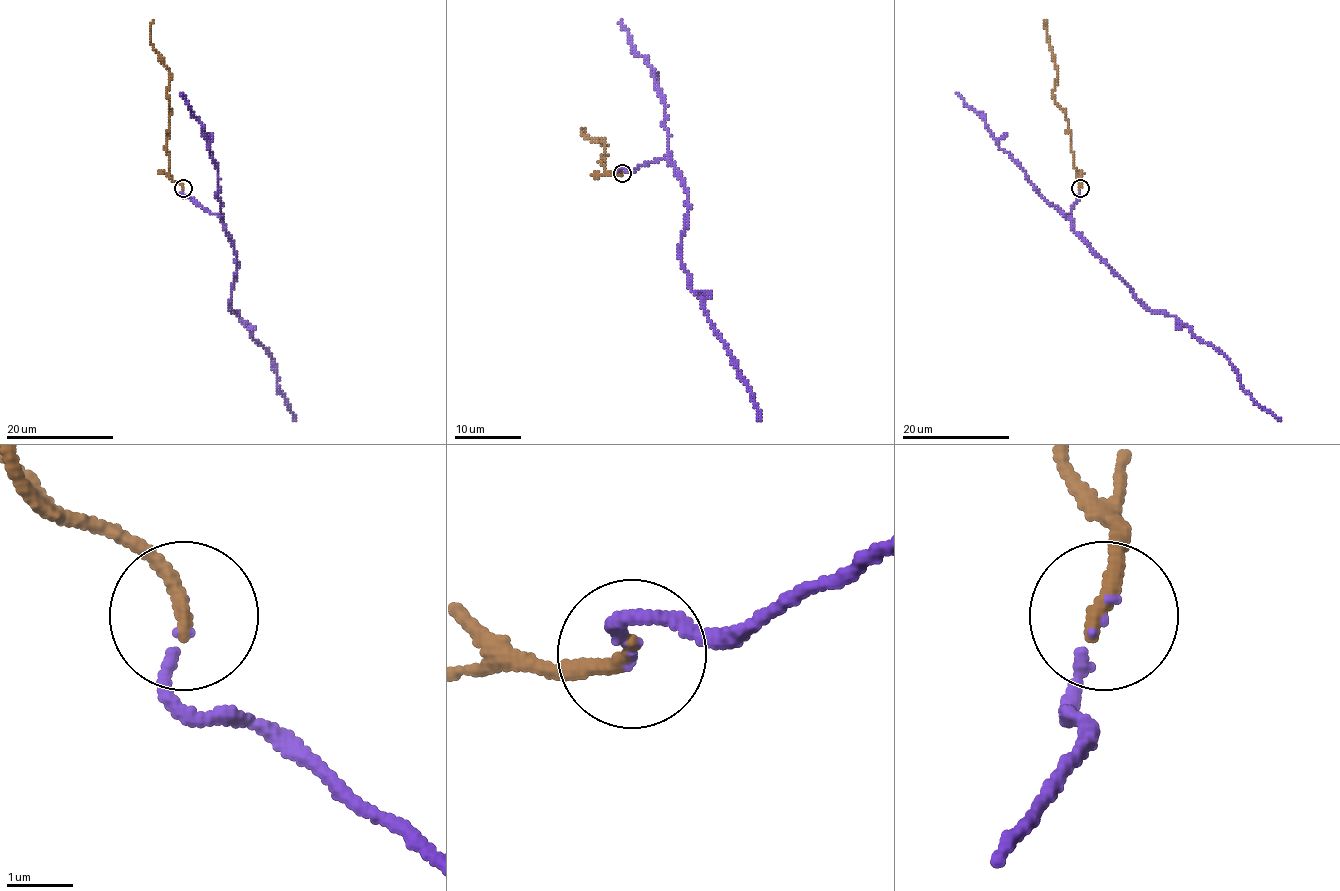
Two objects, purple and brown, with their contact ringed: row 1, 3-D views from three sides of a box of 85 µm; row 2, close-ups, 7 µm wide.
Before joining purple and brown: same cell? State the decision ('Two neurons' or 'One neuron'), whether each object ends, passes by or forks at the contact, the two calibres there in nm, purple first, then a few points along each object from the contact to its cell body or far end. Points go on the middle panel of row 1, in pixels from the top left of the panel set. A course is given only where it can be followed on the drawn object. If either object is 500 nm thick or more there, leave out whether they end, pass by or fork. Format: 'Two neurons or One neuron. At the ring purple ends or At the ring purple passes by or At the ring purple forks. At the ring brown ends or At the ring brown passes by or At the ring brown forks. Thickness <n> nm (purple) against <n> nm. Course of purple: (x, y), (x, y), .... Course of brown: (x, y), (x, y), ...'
One neuron. At the ring purple ends. At the ring brown ends. Thickness 90 nm (purple) against 240 nm. Course of purple: (622, 172), (655, 159), (675, 167), (688, 206), (680, 259), (761, 421). Course of brown: (622, 172), (610, 174), (604, 169), (601, 163), (605, 156), (602, 139), (605, 146), (582, 134), (584, 129)

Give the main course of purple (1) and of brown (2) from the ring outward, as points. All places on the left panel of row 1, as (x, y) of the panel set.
1: (183, 189), (185, 197), (222, 222), (237, 264), (230, 309), (266, 351), (277, 374), (277, 390), (296, 419)
2: (183, 189), (168, 174), (166, 150), (170, 69), (151, 44), (152, 21)

